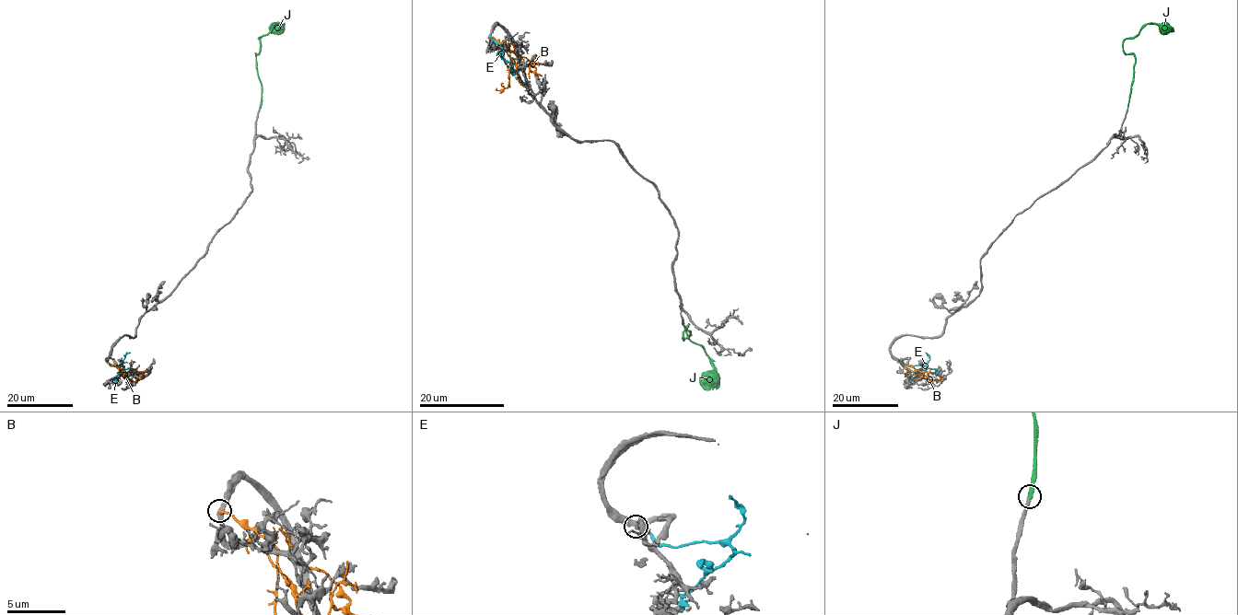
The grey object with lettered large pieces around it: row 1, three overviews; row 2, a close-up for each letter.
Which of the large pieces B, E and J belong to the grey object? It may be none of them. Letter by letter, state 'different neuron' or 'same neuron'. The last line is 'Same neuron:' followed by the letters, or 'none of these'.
B: different neuron
E: different neuron
J: same neuron
Same neuron: J

